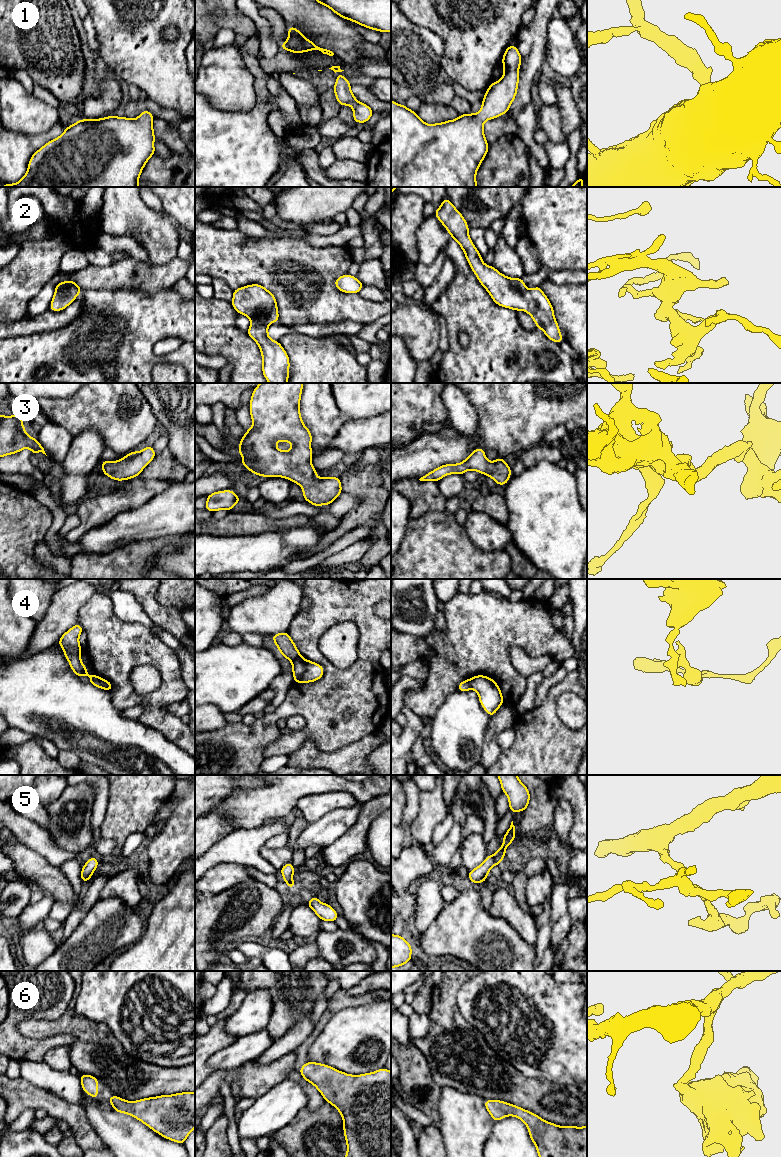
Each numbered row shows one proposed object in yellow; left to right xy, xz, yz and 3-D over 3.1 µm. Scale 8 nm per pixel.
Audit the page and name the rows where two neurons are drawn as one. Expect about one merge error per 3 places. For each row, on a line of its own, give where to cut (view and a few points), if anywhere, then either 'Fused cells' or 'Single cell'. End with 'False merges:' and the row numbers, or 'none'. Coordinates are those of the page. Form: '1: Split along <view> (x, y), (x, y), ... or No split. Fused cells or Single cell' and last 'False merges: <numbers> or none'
1: No split. Single cell
2: No split. Single cell
3: No split. Single cell
4: Split along xy (101, 679), (101, 685), (104, 688). Fused cells
5: No split. Single cell
6: No split. Single cell
False merges: 4

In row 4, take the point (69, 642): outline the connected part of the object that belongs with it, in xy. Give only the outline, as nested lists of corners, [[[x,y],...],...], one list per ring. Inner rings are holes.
[[[78,623],[62,635],[58,641],[58,644],[61,646],[72,671],[79,678],[86,675],[90,678],[91,685],[94,685],[100,689],[104,689],[102,686],[102,678],[96,674],[89,675],[86,666],[81,661],[81,651],[83,649],[79,644],[79,636],[82,632],[83,628]]]

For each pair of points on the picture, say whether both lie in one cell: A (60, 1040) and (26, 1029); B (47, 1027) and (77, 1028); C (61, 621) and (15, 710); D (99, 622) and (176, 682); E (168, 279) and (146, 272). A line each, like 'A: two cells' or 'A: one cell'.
A: two cells
B: one cell
C: two cells
D: one cell
E: one cell

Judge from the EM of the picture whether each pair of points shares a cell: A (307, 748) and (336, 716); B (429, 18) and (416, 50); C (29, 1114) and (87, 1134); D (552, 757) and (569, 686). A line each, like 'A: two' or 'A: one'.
A: two
B: two
C: two
D: one

